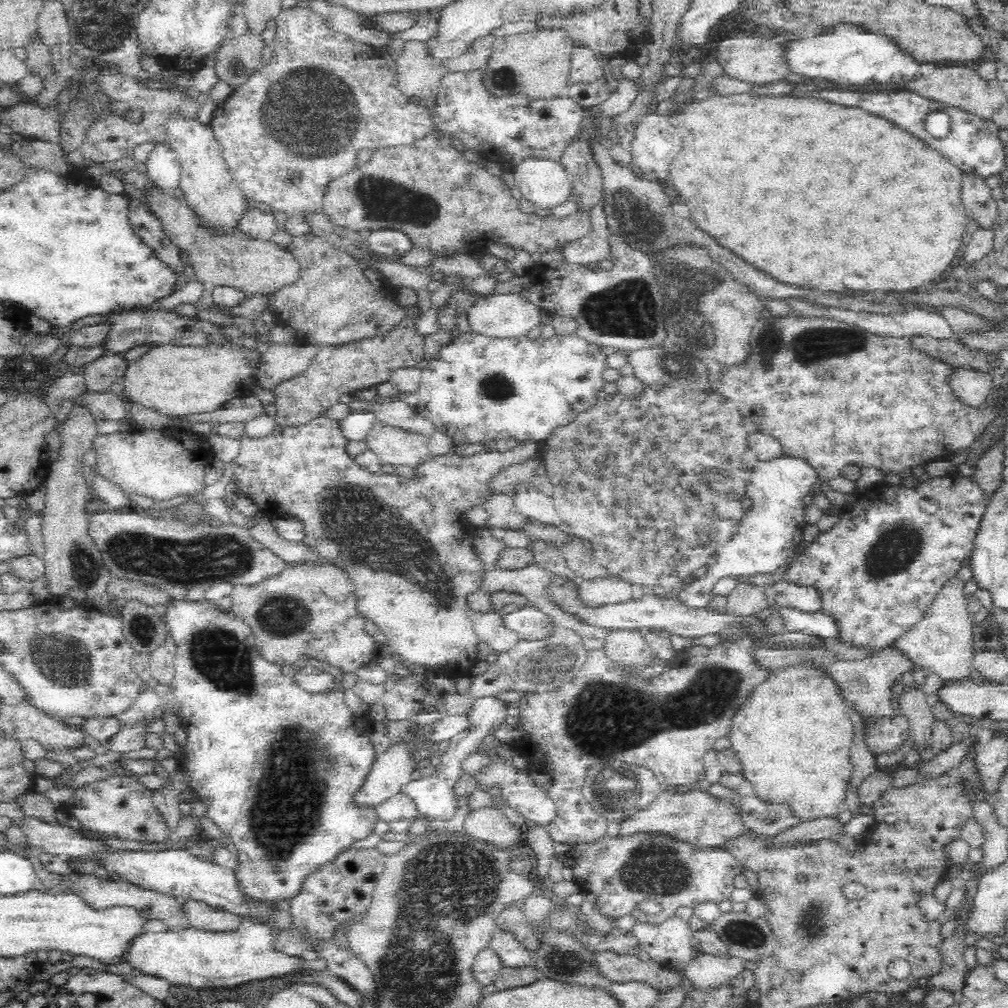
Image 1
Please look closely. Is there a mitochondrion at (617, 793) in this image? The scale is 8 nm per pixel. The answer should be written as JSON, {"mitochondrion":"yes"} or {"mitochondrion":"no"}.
{"mitochondrion":"yes"}

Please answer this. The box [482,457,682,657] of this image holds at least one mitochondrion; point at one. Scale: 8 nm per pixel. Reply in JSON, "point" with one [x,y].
{"point":[664,520]}

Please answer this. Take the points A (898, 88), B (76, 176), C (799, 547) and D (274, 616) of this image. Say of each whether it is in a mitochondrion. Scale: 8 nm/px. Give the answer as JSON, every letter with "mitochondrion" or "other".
{"A":"other","B":"other","C":"other","D":"mitochondrion"}

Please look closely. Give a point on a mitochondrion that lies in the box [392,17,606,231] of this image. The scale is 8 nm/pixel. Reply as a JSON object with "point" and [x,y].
{"point":[503,78]}

